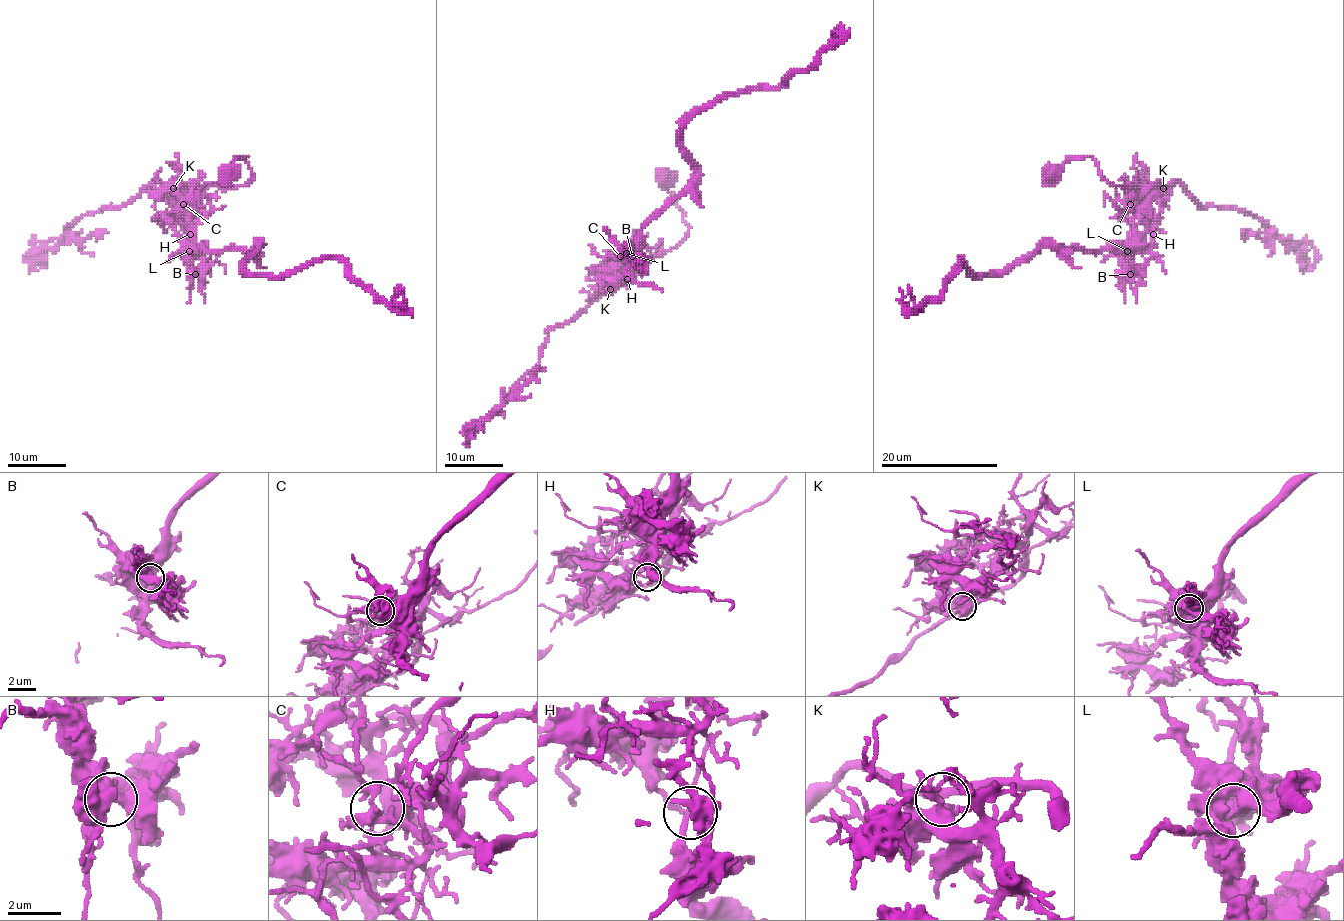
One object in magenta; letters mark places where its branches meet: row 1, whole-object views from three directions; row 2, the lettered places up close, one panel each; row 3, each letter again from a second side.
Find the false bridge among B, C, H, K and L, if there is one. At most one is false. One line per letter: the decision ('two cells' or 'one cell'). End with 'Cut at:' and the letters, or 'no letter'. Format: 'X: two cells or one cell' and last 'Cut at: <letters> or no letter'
B: one cell
C: one cell
H: two cells
K: one cell
L: one cell
Cut at: H

